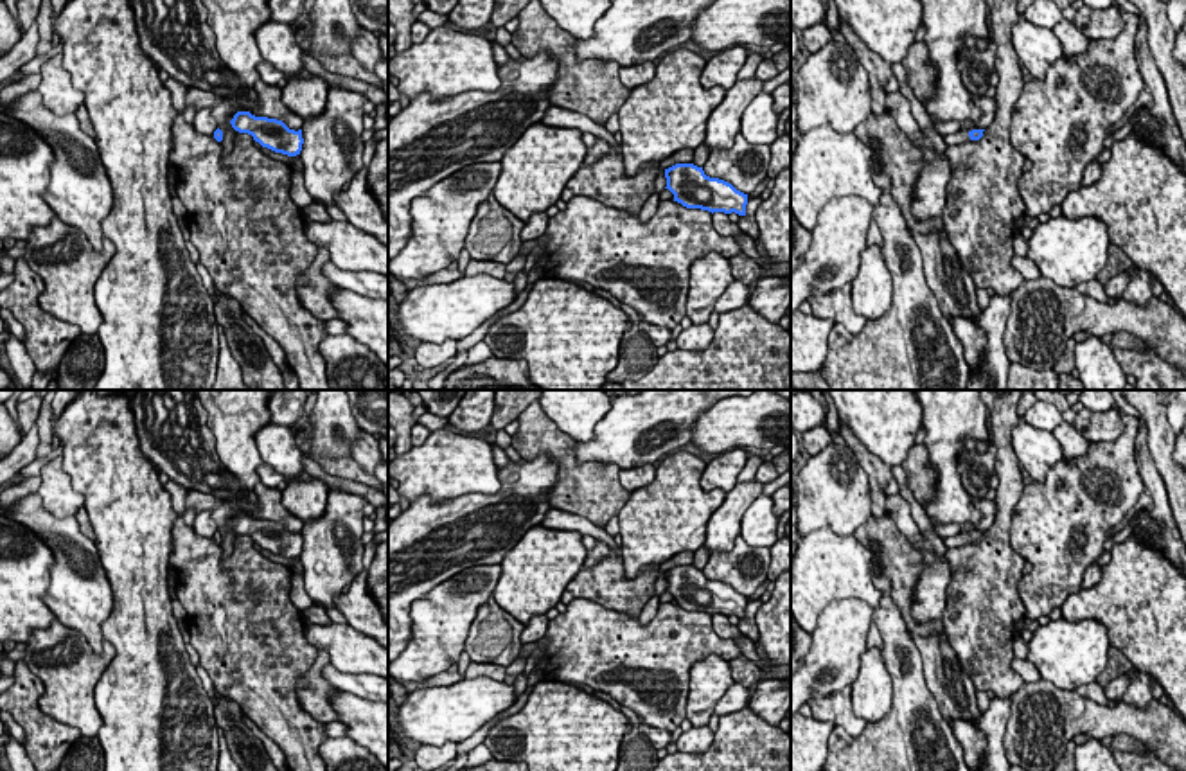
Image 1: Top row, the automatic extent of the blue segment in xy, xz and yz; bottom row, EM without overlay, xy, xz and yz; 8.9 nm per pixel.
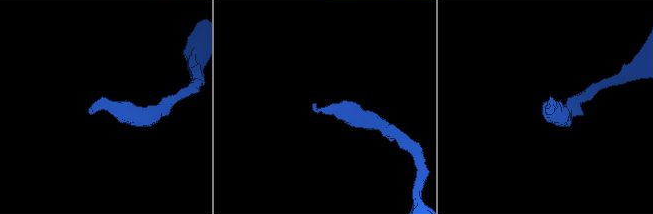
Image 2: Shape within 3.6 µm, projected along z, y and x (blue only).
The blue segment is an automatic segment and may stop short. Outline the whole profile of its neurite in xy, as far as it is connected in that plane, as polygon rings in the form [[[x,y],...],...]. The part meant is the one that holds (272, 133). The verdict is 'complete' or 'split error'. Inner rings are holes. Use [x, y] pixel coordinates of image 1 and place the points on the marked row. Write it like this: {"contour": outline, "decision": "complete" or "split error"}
{"contour": [[[237,111],[230,124],[235,131],[252,135],[255,142],[275,153],[296,156],[302,151],[302,129],[289,129],[282,120]]], "decision": "complete"}

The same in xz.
{"contour": [[[676,164],[665,169],[665,178],[665,189],[686,208],[746,216],[748,194],[724,180],[706,176],[703,167]]], "decision": "complete"}

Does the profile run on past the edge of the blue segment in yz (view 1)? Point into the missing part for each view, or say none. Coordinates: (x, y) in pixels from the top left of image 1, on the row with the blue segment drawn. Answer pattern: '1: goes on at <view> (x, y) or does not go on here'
1: goes on at yz (962, 135)

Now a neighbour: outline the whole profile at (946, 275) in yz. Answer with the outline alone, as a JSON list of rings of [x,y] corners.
[[[945,228],[929,234],[911,234],[922,253],[925,282],[934,295],[942,315],[951,320],[963,316],[979,320],[976,286],[963,266]]]

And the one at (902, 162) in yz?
[[[886,111],[882,115],[870,115],[854,133],[872,151],[882,149],[882,167],[891,178],[891,198],[898,205],[907,226],[913,228],[916,223],[911,214],[915,182],[927,164],[922,153]]]

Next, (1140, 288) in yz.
[[[1134,264],[1128,270],[1128,273],[1132,275],[1132,279],[1130,279],[1127,289],[1123,291],[1121,298],[1145,307],[1150,302],[1150,298],[1154,297],[1154,293],[1152,293],[1154,275],[1146,270],[1139,270]]]

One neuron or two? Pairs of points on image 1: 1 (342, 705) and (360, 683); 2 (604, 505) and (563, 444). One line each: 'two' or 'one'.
1: two
2: one

